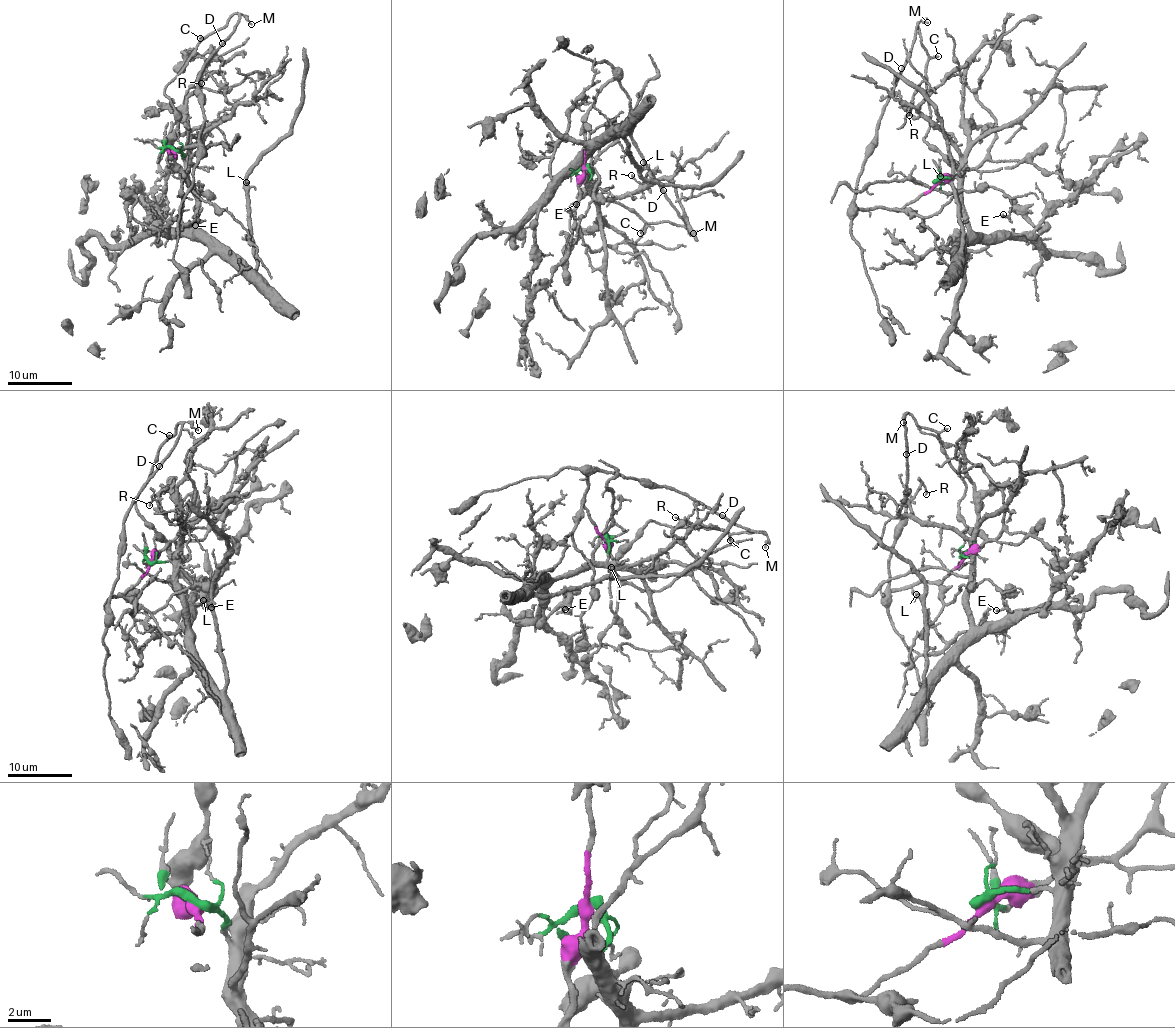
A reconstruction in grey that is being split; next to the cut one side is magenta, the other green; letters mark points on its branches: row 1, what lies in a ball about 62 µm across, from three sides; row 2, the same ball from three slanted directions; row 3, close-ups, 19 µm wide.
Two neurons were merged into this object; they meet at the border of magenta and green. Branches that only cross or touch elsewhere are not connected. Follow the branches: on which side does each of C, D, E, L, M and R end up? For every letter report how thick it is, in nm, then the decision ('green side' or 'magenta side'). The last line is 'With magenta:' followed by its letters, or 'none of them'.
C: 160 nm | magenta side
D: 220 nm | magenta side
E: 130 nm | magenta side
L: 140 nm | green side
M: 80 nm | magenta side
R: 130 nm | green side
With magenta: C, D, E, M

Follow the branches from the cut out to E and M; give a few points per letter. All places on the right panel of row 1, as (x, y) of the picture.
E: (935, 182), (902, 210), (923, 217), (936, 215), (966, 190), (994, 186), (1010, 199), (1008, 215), (1003, 214)
M: (935, 182), (961, 169), (923, 137), (929, 124), (928, 56), (919, 28), (921, 20), (927, 23)

